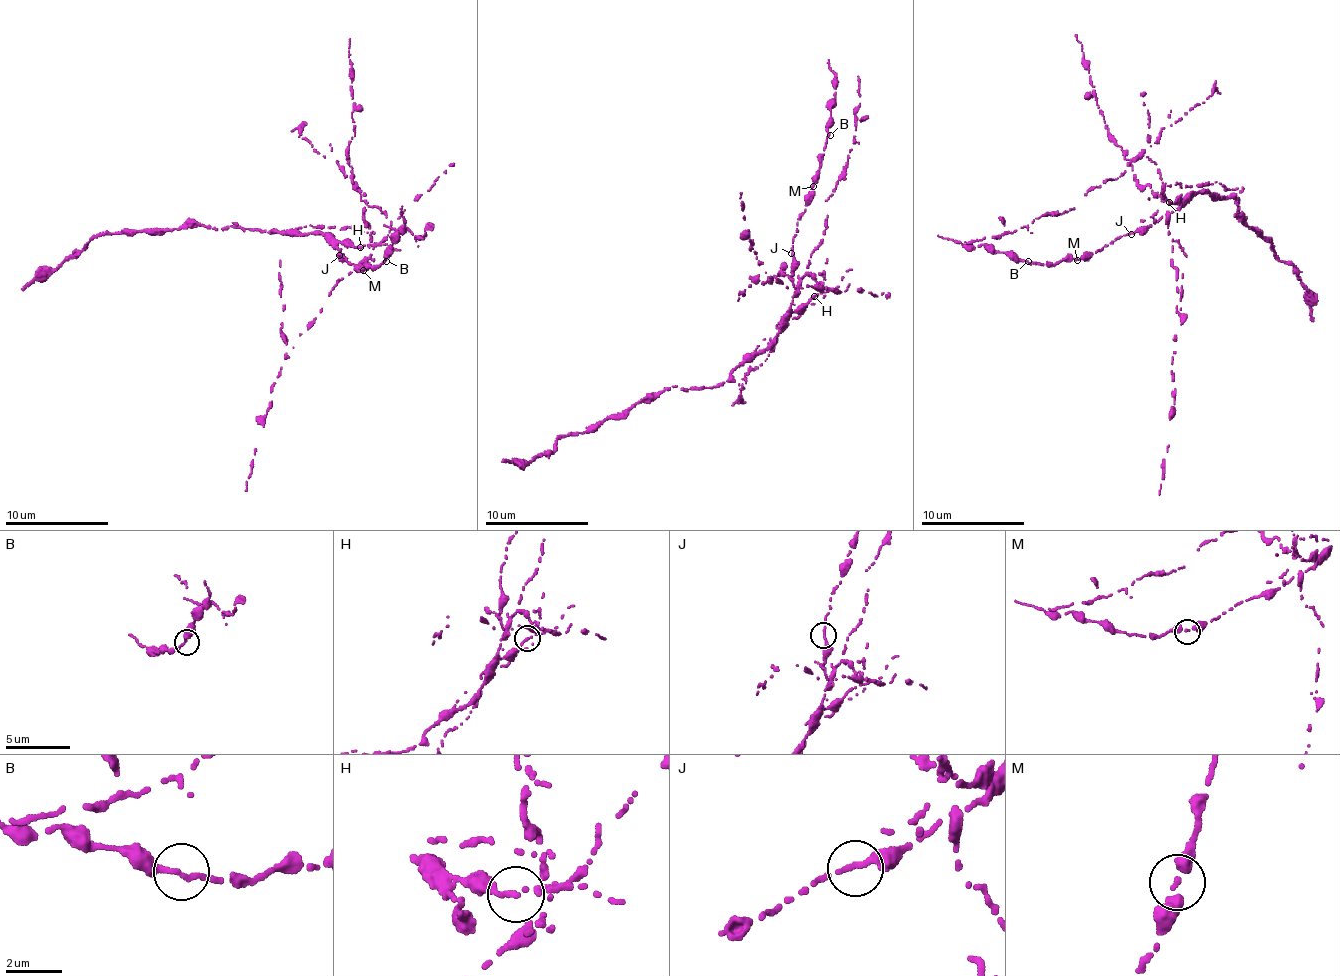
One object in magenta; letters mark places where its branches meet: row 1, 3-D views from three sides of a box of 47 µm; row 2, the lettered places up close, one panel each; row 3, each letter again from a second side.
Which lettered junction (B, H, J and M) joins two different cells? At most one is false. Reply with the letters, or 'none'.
H

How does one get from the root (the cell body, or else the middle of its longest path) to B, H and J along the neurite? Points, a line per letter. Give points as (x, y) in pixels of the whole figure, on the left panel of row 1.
B: (348, 246), (340, 243), (335, 247), (345, 261), (360, 269), (368, 265), (371, 270), (386, 261)
H: (348, 246), (360, 246)
J: (348, 246), (340, 243), (335, 247), (340, 250), (339, 255)

